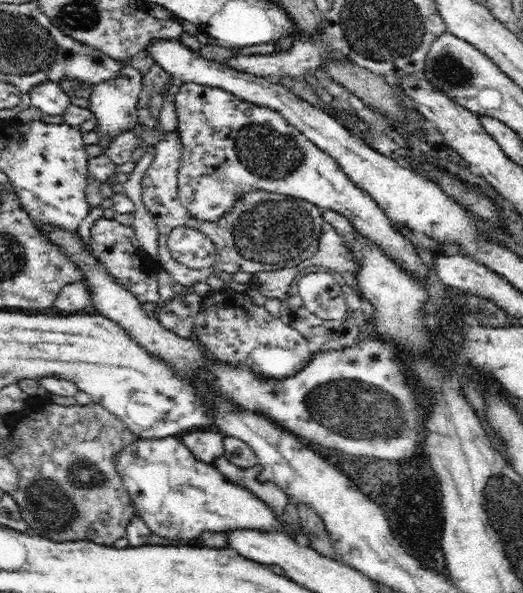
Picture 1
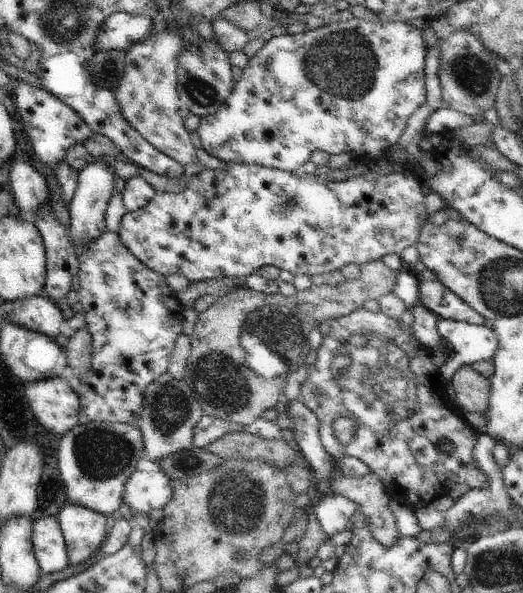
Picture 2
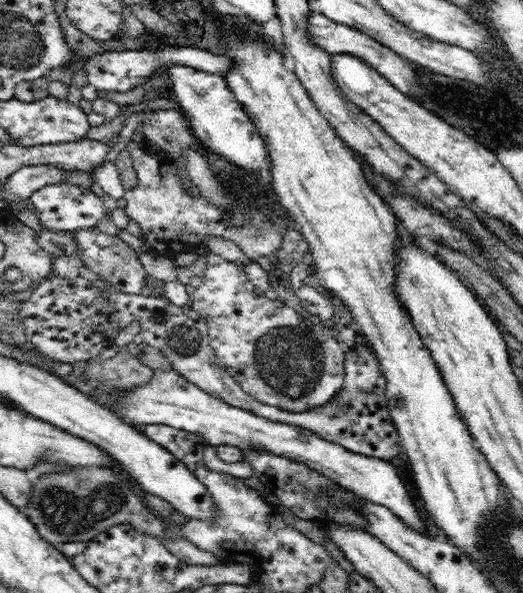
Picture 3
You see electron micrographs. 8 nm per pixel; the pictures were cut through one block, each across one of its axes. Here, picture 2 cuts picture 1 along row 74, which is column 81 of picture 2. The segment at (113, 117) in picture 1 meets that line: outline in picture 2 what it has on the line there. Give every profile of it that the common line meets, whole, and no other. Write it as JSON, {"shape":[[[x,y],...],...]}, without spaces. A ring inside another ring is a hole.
{"shape":[[[19,80],[18,84],[14,92],[10,94],[22,116],[24,130],[30,136],[38,162],[46,164],[55,173],[57,164],[65,158],[70,146],[87,141],[95,132],[84,122],[79,112],[57,99],[53,94],[22,80]]]}

